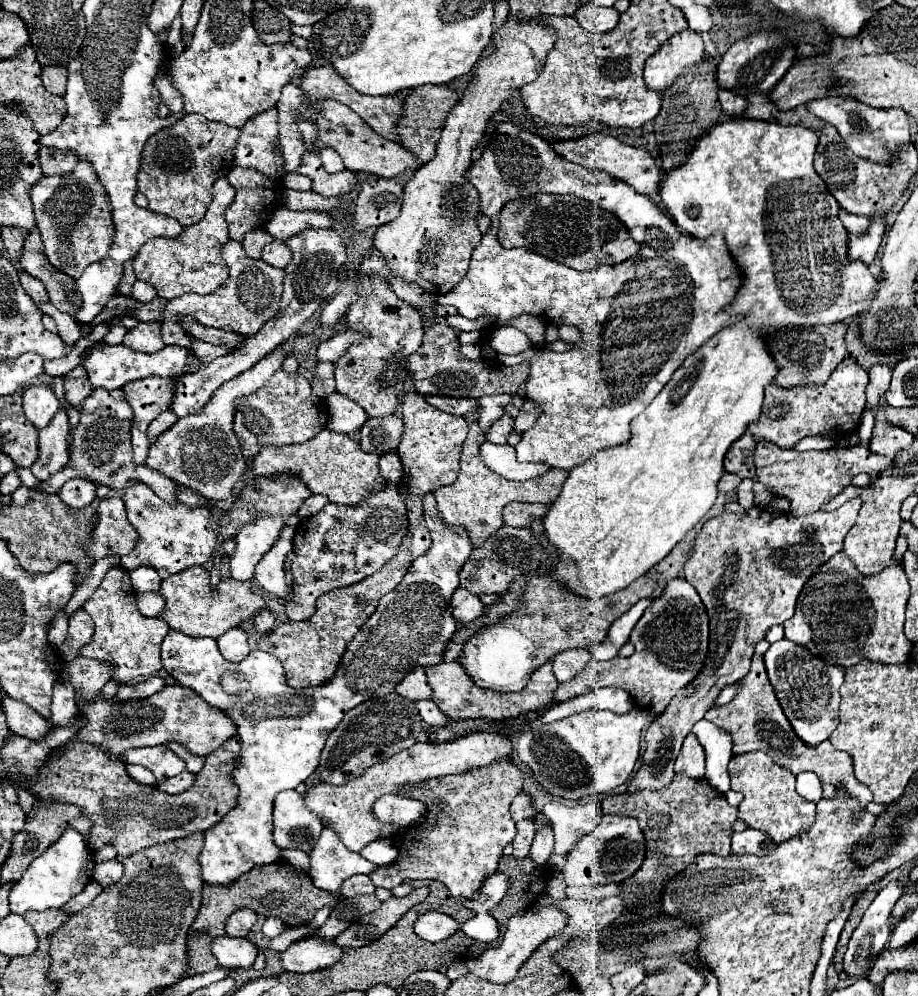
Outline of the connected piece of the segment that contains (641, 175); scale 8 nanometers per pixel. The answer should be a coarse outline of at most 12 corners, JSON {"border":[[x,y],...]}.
{"border":[[594,132],[552,144],[588,170],[604,170],[666,212],[656,160]]}

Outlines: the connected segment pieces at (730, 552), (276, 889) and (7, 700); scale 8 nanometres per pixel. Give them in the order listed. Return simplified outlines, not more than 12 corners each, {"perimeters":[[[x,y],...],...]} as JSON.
{"perimeters":[[[860,498],[710,518],[684,566],[710,616],[694,684],[628,792],[664,790],[694,722],[842,550]],[[286,860],[204,884],[186,976],[218,968],[210,944],[234,910],[310,924],[336,898]],[[4,694],[10,730],[38,742],[52,732],[50,720]]]}

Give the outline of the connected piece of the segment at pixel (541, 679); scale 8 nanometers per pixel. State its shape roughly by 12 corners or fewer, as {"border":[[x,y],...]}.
{"border":[[460,662],[426,668],[432,702],[452,720],[518,718],[552,702],[544,662],[526,690],[484,690]]}

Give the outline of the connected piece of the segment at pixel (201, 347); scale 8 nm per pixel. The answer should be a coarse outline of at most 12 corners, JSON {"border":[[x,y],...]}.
{"border":[[192,338],[192,352],[200,362],[230,352],[224,344],[214,346]]}

